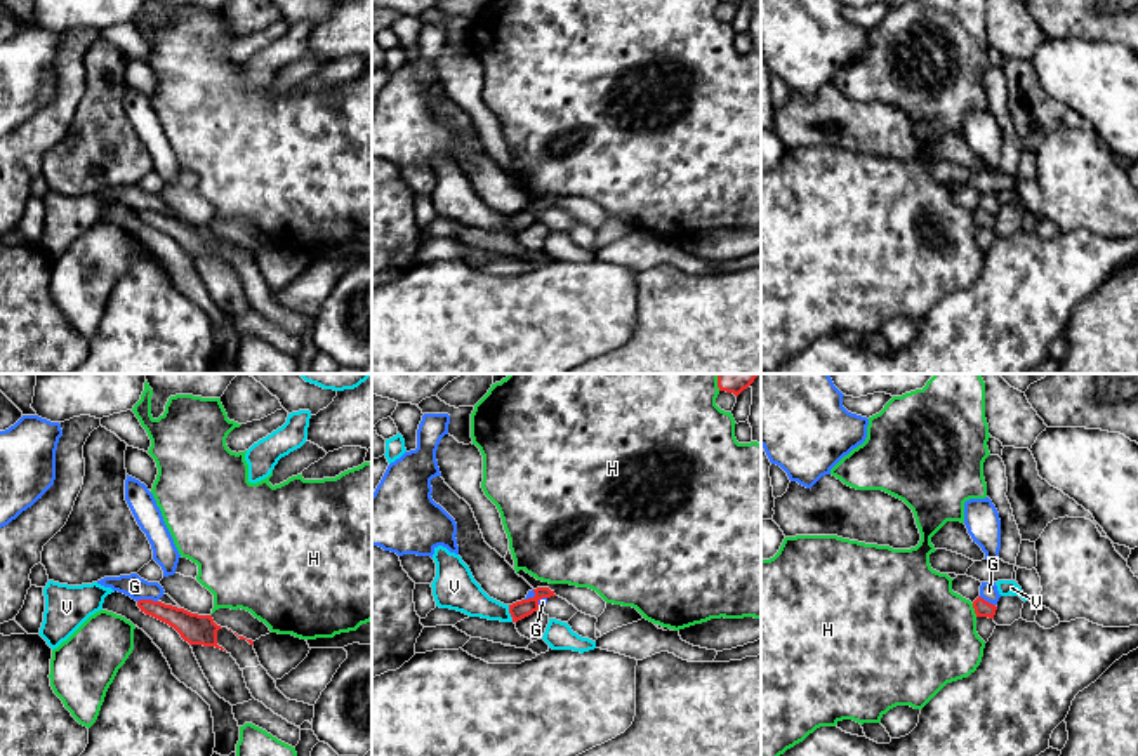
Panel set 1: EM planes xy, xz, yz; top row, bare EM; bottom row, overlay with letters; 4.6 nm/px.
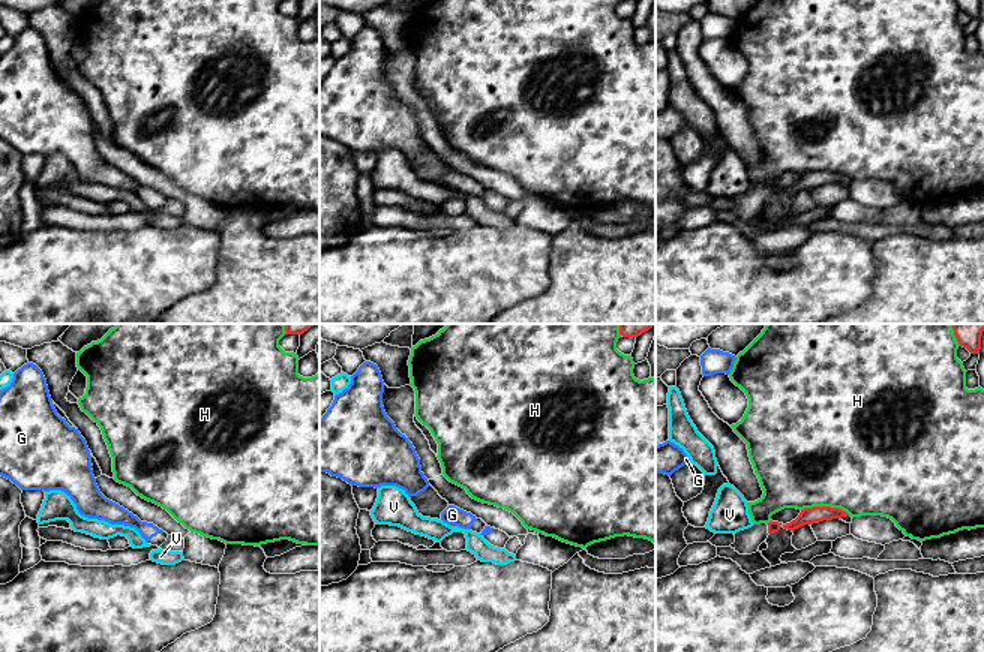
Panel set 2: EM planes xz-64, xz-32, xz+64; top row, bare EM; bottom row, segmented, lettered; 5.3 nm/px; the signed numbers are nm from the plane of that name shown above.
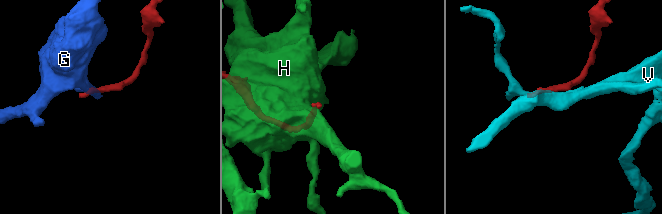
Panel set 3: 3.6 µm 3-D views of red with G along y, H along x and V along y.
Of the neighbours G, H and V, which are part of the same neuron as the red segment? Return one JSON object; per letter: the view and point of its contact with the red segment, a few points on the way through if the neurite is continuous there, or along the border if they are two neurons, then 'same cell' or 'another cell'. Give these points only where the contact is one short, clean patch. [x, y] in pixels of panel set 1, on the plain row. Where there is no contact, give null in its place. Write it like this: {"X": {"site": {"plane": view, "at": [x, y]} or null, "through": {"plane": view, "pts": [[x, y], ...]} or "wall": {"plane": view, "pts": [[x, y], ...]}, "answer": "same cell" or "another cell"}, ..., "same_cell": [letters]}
{"G": {"site": {"plane": "xy", "at": [146, 211]}, "wall": {"plane": "xy", "pts": [[157, 211], [138, 212]]}, "answer": "another cell"}, "H": {"site": {"plane": "yz", "at": [975, 221]}, "answer": "another cell"}, "V": {"site": {"plane": "xz", "at": [509, 223]}, "wall": {"plane": "xz", "pts": [[508, 216], [513, 232]]}, "answer": "another cell"}, "same_cell": []}

